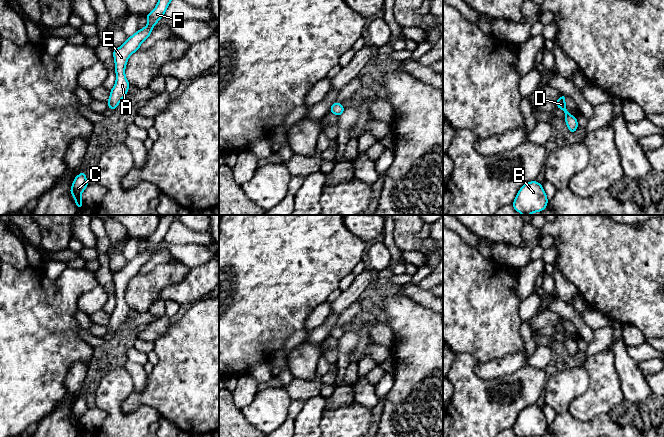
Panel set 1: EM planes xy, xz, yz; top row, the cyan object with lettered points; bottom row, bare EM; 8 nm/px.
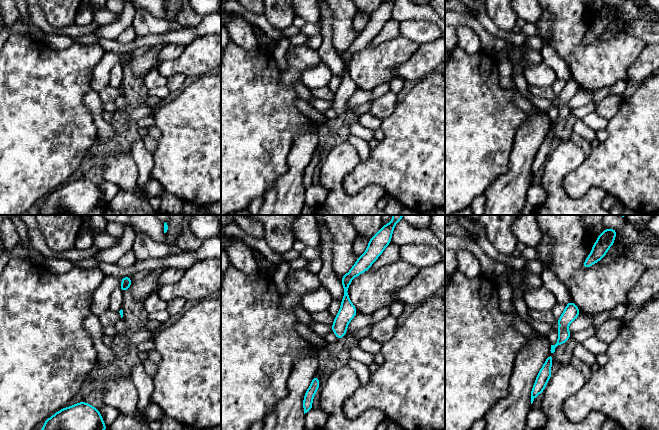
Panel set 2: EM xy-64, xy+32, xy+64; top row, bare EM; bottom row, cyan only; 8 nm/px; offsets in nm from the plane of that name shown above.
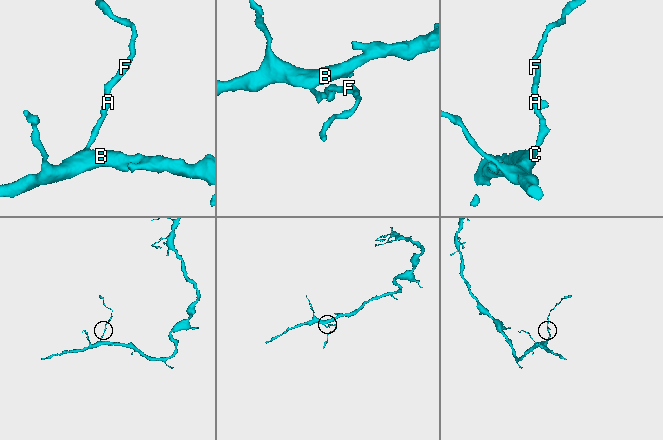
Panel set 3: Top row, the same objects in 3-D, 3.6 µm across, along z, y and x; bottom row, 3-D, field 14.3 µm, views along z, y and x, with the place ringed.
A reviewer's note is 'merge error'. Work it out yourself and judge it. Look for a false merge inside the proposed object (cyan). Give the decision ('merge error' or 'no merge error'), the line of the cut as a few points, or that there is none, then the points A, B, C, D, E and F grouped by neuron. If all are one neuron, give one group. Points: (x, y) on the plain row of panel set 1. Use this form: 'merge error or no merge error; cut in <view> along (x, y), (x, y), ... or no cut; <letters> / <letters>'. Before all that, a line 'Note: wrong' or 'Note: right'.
Note: wrong
no merge error; no cut; A B C D E F

